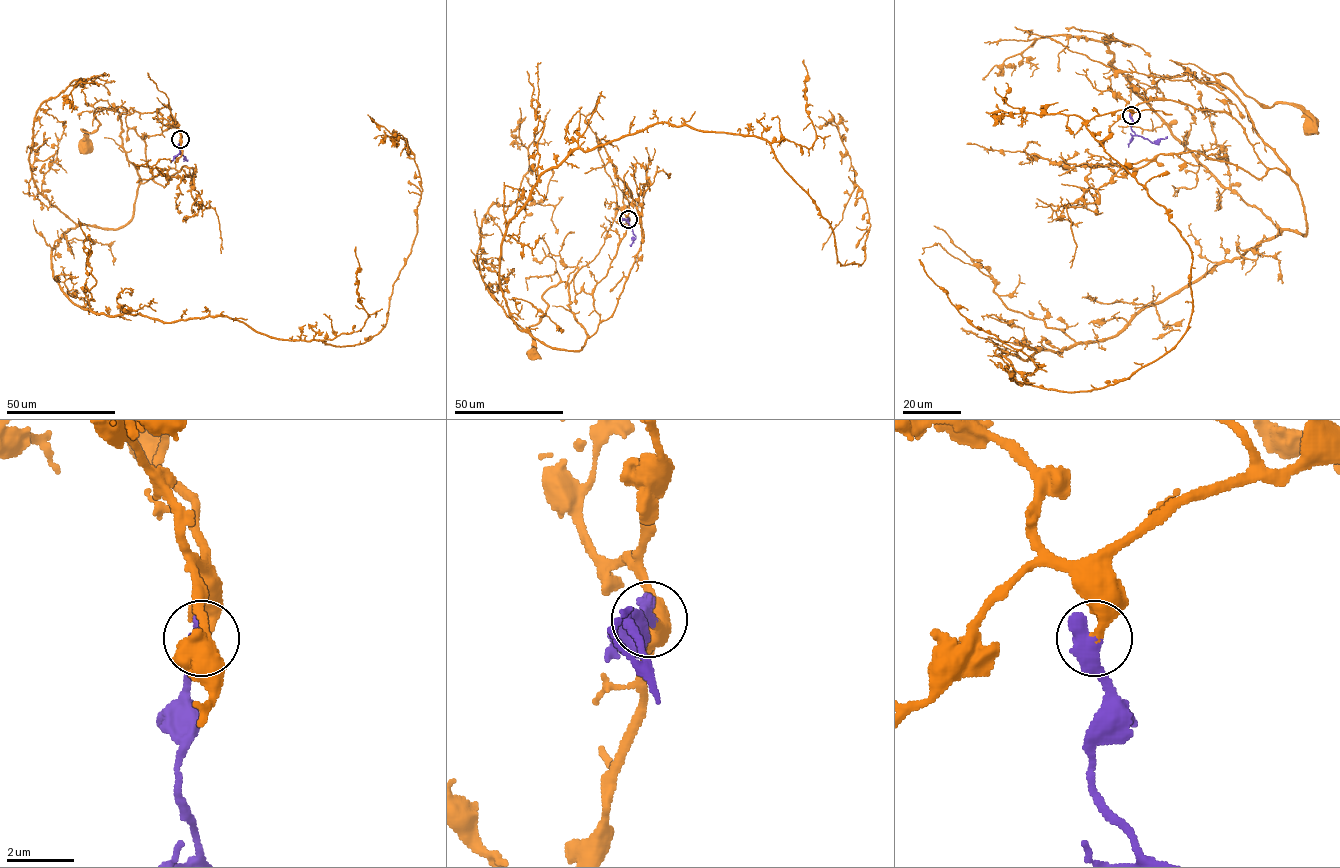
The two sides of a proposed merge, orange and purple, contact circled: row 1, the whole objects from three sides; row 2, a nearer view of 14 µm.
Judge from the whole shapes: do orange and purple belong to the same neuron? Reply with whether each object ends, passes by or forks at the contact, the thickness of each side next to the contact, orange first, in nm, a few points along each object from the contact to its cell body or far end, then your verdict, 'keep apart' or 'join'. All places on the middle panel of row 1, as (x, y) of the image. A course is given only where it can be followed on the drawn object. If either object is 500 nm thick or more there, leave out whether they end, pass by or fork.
320/550 nm | orange via (629, 219), (592, 294), (575, 292), (575, 274), (542, 295), (546, 313), (529, 328), (533, 354) | purple via (629, 219), (635, 236), (630, 246) | join

